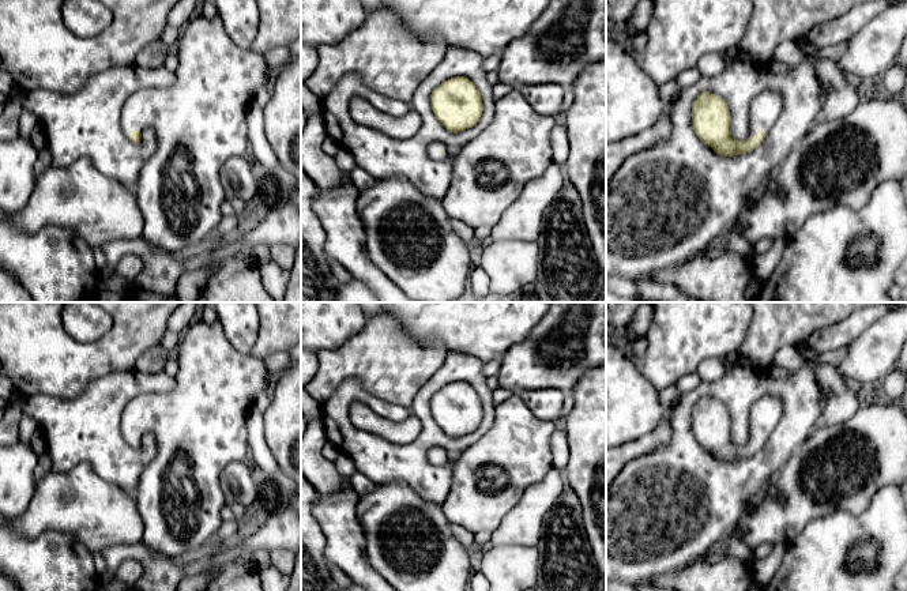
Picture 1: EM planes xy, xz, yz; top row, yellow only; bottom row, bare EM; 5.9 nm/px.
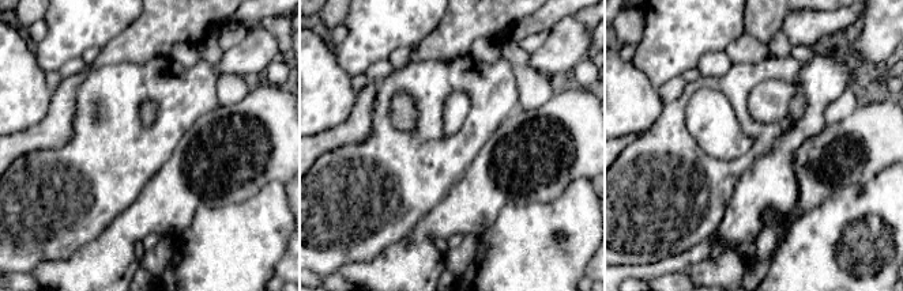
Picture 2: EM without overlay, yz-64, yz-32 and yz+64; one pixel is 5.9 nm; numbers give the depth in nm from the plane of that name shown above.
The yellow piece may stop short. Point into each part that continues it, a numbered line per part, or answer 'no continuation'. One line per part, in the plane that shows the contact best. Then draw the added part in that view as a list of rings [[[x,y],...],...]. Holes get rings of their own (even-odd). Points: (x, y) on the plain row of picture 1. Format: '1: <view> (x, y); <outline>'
1: yz (766, 413); [[[772,396],[759,399],[749,413],[749,441],[754,443],[760,434],[765,436],[765,441],[774,432],[782,418],[782,400]]]

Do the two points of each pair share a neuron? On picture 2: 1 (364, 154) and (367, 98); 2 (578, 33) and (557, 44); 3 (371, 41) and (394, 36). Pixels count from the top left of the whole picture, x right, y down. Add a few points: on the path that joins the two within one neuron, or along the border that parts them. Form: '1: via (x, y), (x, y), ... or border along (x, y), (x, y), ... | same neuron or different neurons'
1: border along (372, 109), (371, 133), (361, 142), (334, 148) | different neurons
2: via (572, 36), (563, 44) | same neuron
3: via (376, 36), (388, 36) | same neuron

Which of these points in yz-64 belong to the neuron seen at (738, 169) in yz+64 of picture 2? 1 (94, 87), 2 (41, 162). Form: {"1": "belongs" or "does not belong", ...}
{"1": "belongs", "2": "belongs"}

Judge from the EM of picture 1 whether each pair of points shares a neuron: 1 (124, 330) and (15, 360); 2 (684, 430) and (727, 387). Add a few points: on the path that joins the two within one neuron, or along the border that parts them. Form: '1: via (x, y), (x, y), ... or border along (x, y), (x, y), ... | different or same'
1: via (97, 357), (94, 360), (42, 360) | same
2: via (684, 414), (684, 407), (700, 391), (711, 390) | same

